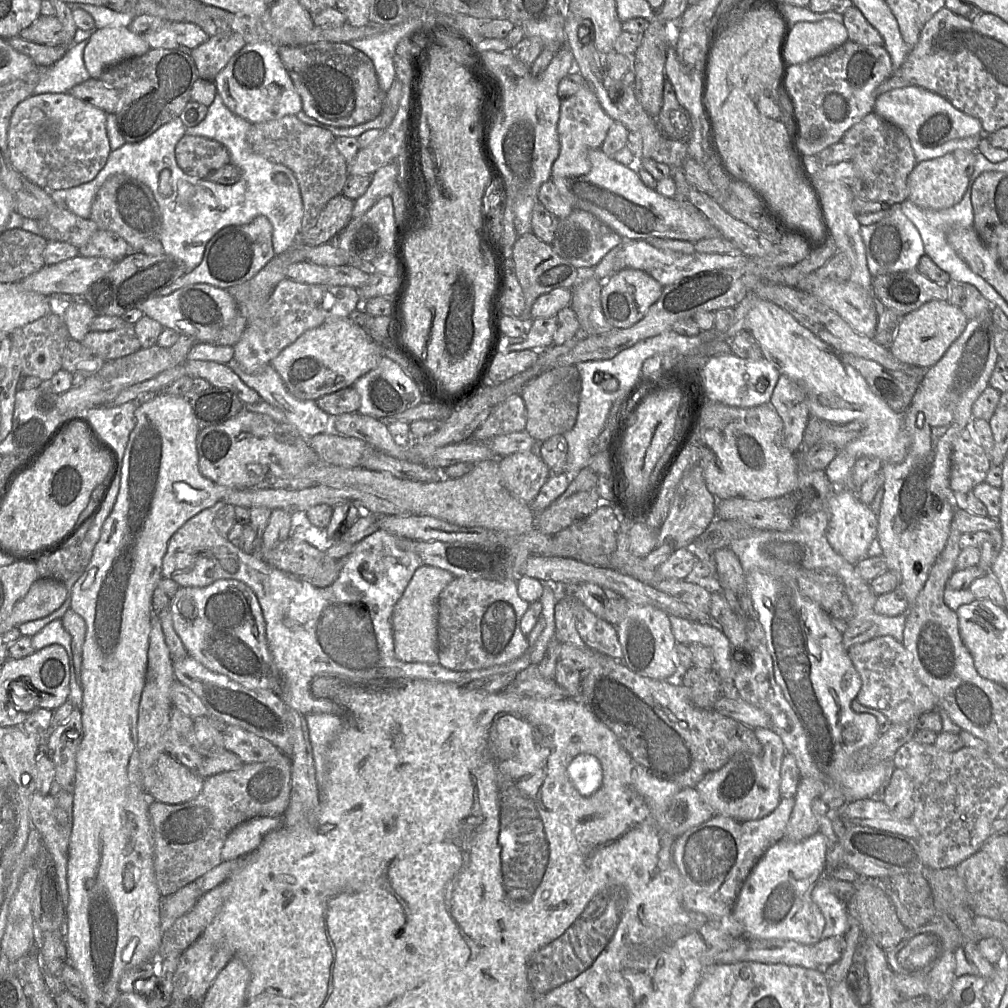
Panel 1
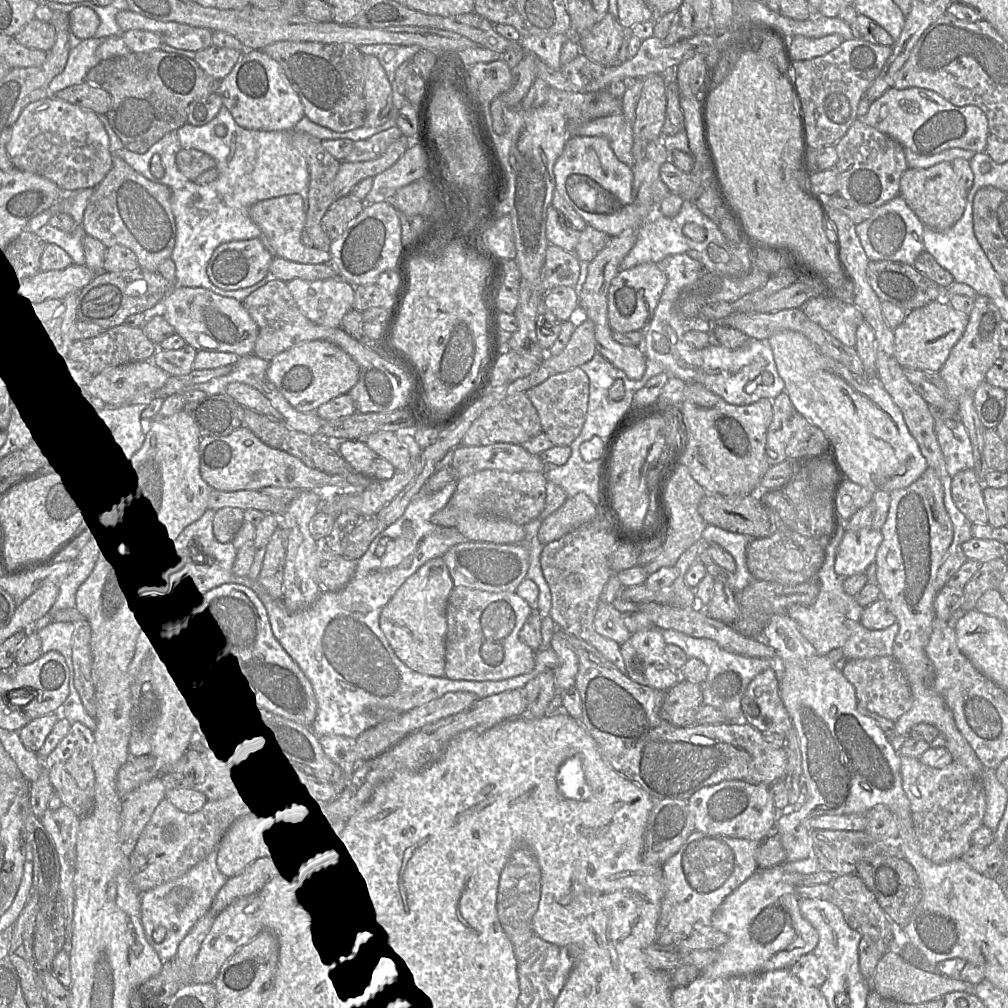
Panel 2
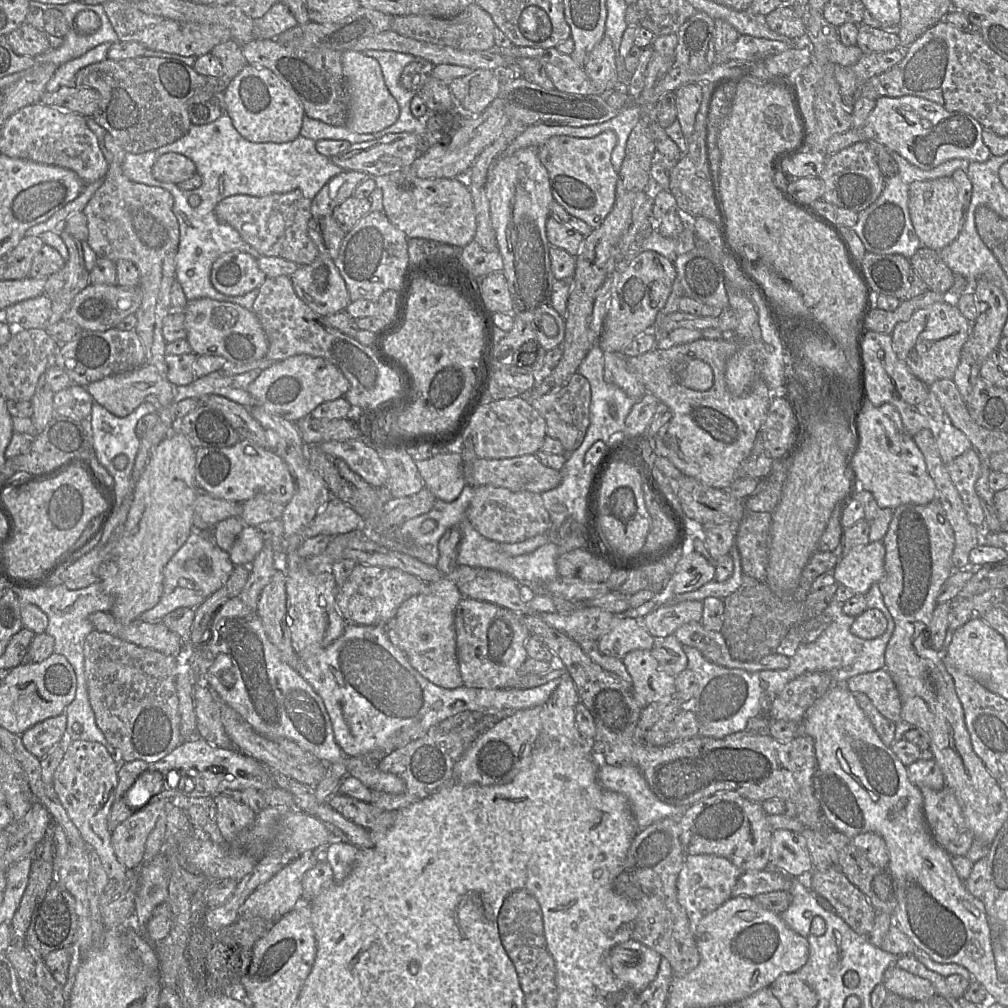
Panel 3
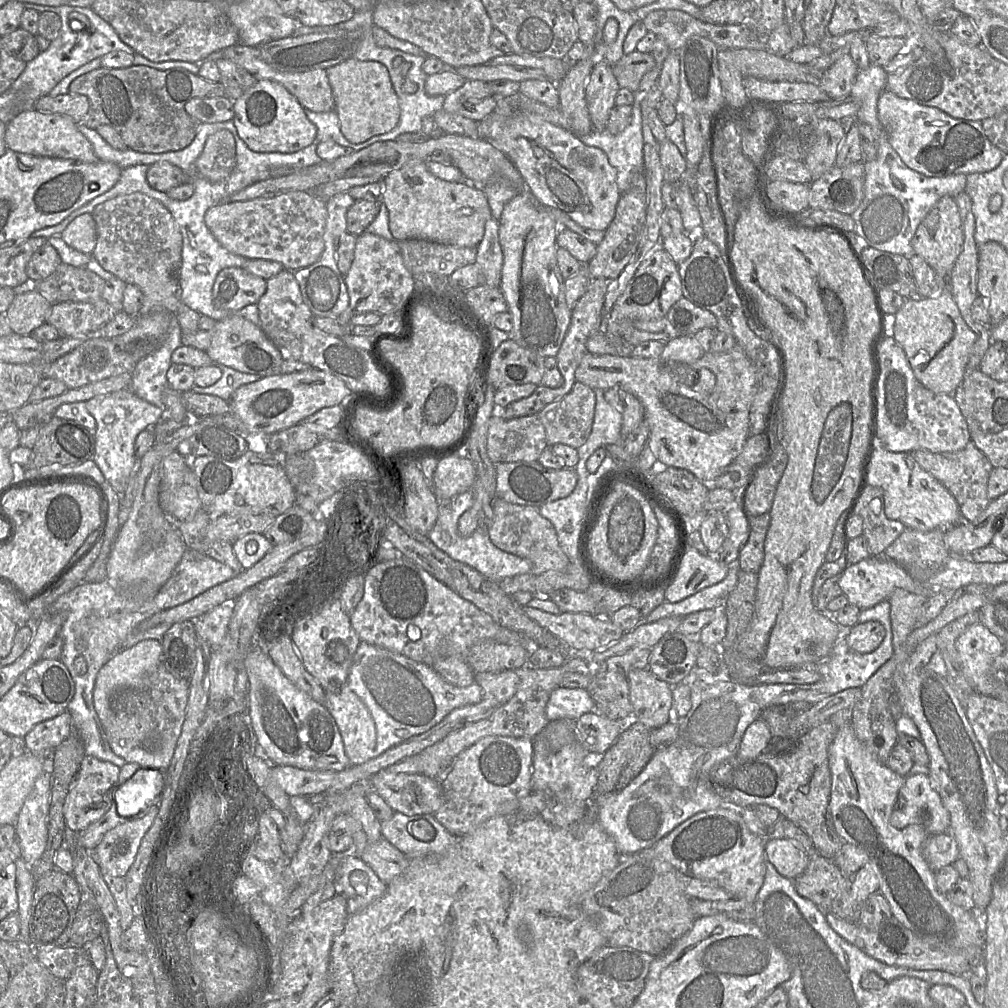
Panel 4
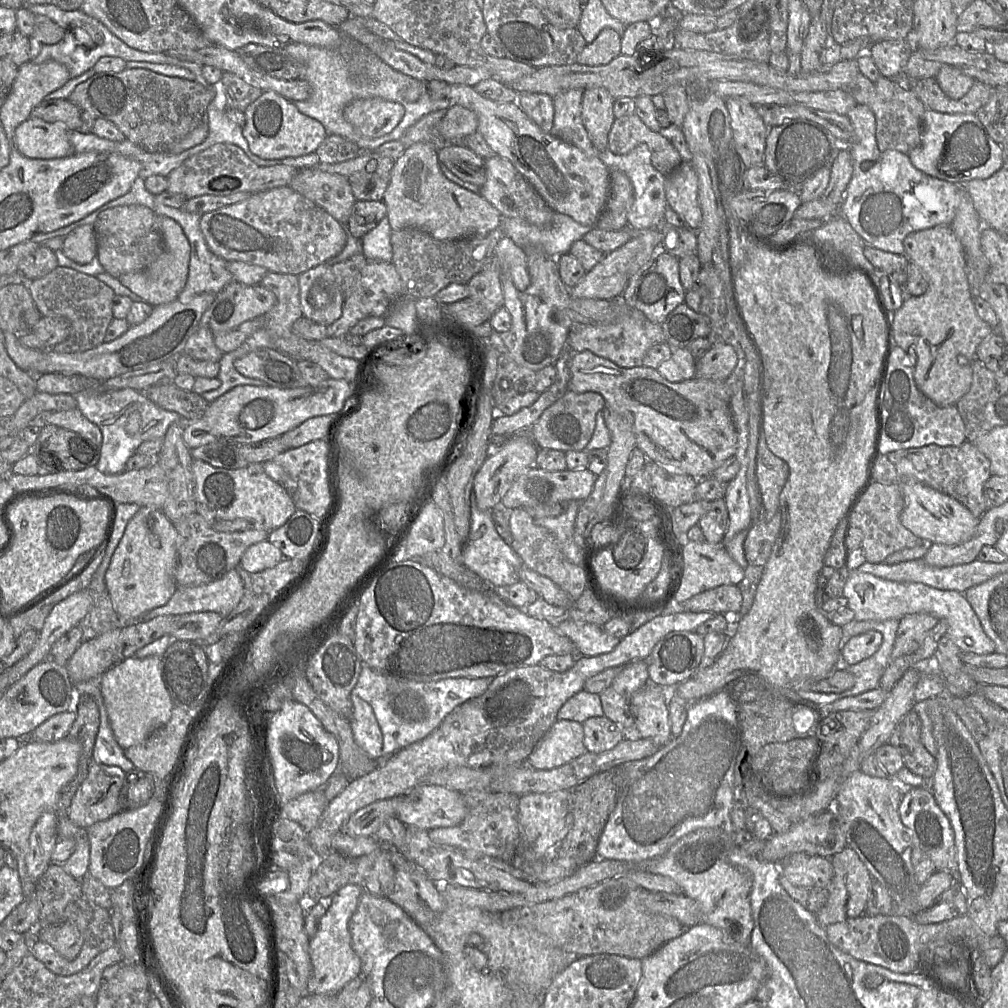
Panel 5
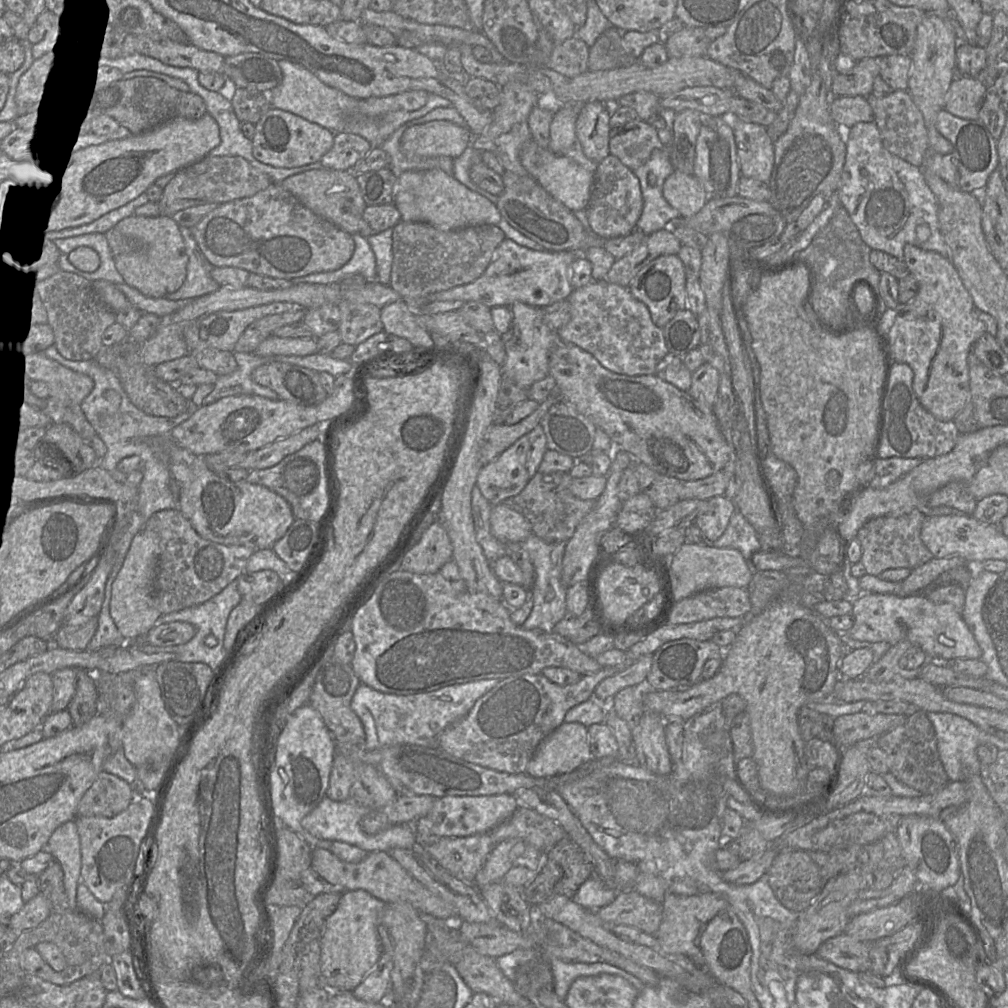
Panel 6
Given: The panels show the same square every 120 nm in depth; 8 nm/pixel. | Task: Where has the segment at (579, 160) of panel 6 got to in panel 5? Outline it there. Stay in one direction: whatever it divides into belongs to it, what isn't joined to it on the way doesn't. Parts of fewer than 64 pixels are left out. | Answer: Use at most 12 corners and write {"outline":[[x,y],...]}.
{"outline":[[584,89],[554,98],[551,134],[589,157],[593,146],[581,117]]}

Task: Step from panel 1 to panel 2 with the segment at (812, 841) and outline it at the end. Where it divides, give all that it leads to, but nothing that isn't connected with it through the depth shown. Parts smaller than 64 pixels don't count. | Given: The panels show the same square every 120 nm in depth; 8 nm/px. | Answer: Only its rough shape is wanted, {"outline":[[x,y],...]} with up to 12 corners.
{"outline":[[758,868],[714,912],[728,941],[700,976],[789,969],[818,933],[785,873]]}

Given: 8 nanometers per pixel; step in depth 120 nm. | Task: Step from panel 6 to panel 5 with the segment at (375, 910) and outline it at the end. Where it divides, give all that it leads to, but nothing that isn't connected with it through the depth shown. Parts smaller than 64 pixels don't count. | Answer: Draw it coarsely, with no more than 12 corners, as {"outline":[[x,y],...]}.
{"outline":[[350,883],[309,939],[310,995],[335,996],[361,975],[349,922],[363,891]]}

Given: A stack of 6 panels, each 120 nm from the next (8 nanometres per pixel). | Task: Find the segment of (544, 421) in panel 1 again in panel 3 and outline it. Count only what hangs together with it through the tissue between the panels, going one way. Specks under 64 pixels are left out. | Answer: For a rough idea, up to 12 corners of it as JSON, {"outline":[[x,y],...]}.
{"outline":[[574,373],[529,399],[567,453],[589,426],[590,385]]}

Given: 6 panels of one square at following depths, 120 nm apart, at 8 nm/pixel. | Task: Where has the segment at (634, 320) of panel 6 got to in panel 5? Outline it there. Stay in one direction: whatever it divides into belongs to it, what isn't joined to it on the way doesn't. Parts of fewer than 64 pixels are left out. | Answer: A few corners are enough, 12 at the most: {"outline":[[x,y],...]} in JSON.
{"outline":[[634,320],[574,325],[571,351],[622,368],[642,366],[654,343]]}

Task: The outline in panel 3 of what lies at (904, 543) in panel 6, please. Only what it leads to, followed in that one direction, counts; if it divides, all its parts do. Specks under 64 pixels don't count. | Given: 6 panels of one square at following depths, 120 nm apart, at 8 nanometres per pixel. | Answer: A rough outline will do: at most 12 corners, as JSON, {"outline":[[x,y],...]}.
{"outline":[[867,490],[855,498],[864,506],[869,541],[883,541],[893,509],[881,508]]}

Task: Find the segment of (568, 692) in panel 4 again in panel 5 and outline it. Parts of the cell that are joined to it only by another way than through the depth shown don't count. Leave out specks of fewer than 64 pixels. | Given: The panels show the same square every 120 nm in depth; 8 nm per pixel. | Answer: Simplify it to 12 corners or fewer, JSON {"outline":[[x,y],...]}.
{"outline":[[582,690],[556,718],[582,724],[603,716],[599,695]]}

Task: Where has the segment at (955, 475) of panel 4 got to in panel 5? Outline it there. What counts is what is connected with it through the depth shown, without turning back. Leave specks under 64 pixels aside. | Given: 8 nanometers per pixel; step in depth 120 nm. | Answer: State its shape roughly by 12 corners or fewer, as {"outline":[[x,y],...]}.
{"outline":[[974,443],[881,454],[874,482],[919,482],[987,510],[990,461]]}

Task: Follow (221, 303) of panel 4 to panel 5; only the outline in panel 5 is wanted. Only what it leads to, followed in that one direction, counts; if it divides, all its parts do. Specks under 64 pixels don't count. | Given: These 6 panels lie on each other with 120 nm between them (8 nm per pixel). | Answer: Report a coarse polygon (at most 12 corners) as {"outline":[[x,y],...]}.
{"outline":[[231,280],[199,327],[213,334],[263,316],[276,295],[260,283]]}

